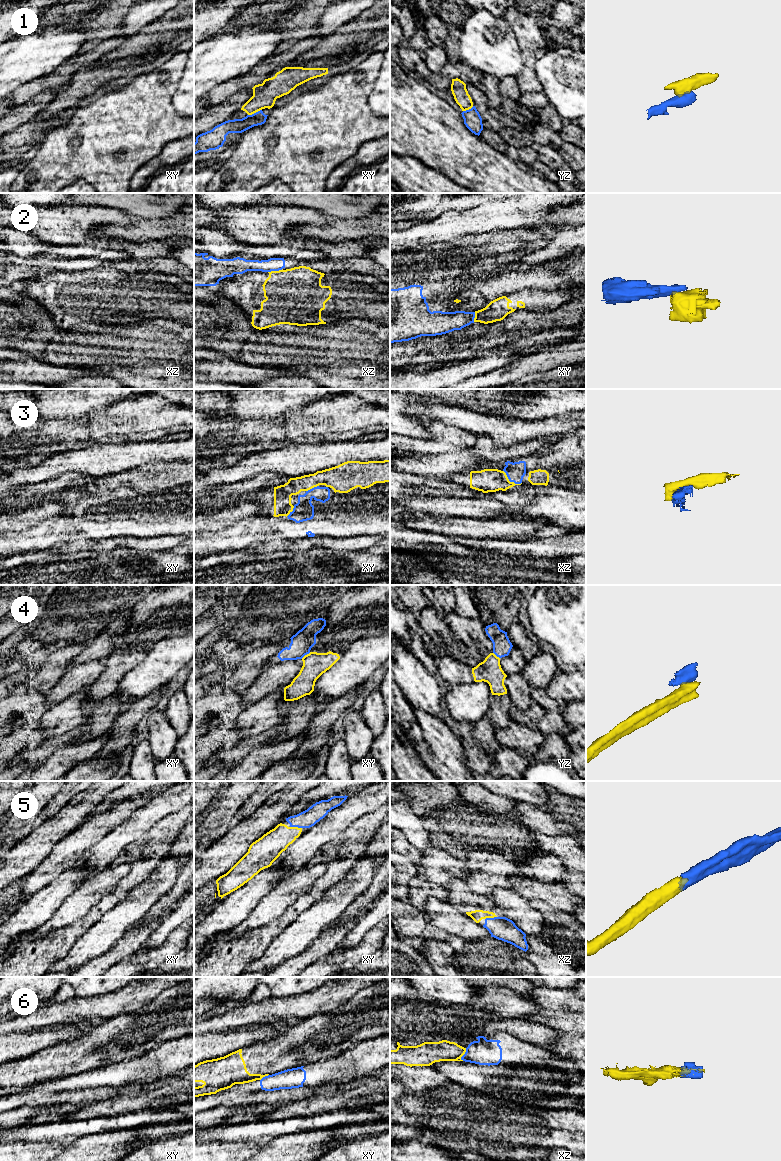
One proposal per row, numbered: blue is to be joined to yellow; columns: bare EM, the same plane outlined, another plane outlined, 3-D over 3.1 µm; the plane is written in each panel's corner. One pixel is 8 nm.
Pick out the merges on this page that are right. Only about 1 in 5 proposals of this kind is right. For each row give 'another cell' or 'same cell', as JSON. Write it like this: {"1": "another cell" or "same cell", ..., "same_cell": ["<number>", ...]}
{"1": "another cell", "2": "another cell", "3": "same cell", "4": "another cell", "5": "same cell", "6": "another cell", "same_cell": ["3", "5"]}

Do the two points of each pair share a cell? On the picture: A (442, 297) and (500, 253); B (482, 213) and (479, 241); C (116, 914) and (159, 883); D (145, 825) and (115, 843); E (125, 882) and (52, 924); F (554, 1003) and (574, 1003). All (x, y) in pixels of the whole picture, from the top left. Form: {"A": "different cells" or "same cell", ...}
{"A": "different cells", "B": "different cells", "C": "same cell", "D": "same cell", "E": "different cells", "F": "same cell"}

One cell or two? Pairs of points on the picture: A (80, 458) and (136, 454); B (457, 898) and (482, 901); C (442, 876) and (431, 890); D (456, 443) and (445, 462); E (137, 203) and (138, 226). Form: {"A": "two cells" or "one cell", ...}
{"A": "one cell", "B": "one cell", "C": "two cells", "D": "two cells", "E": "two cells"}

